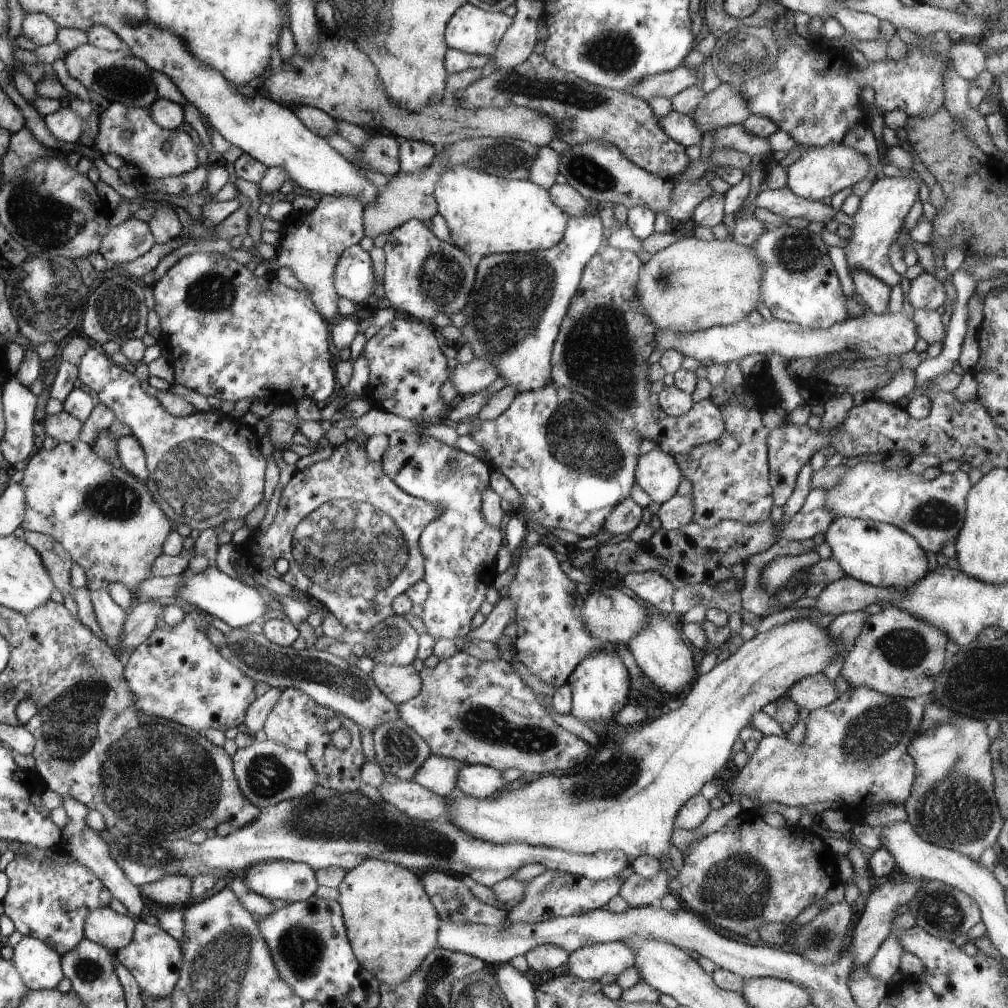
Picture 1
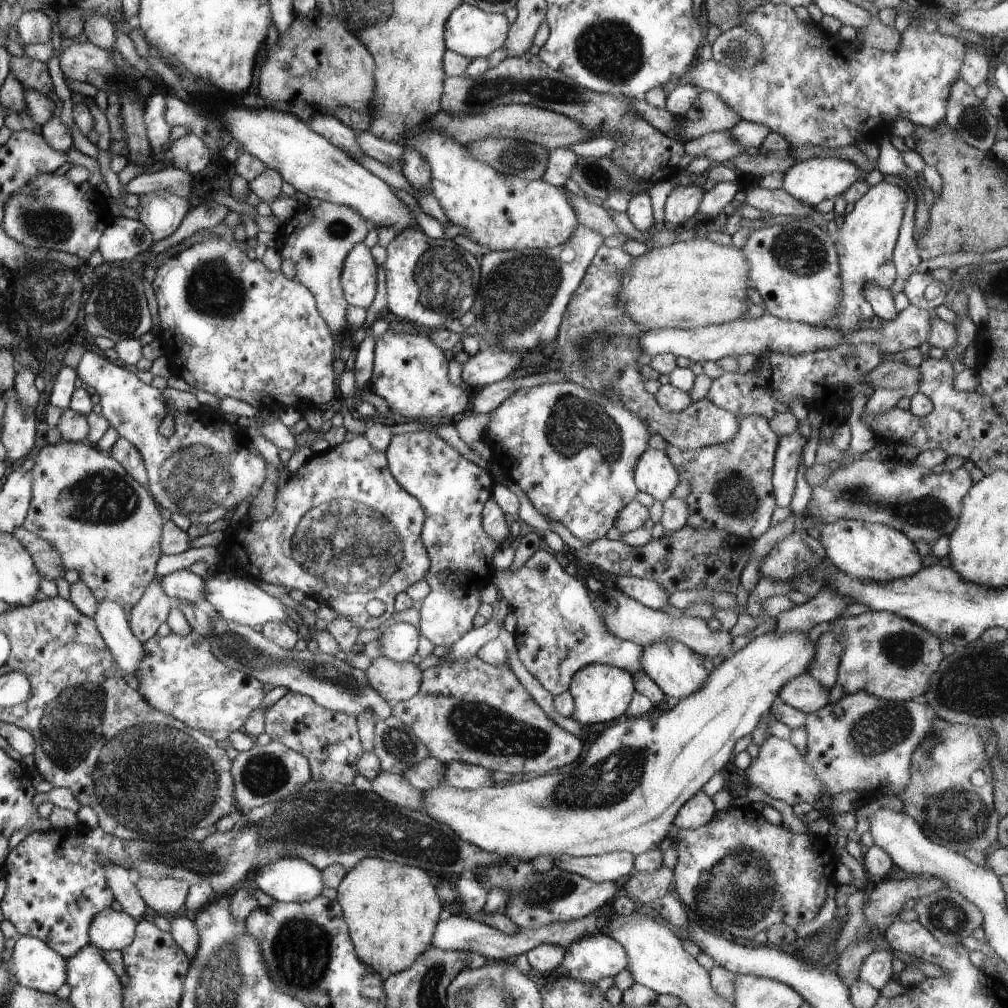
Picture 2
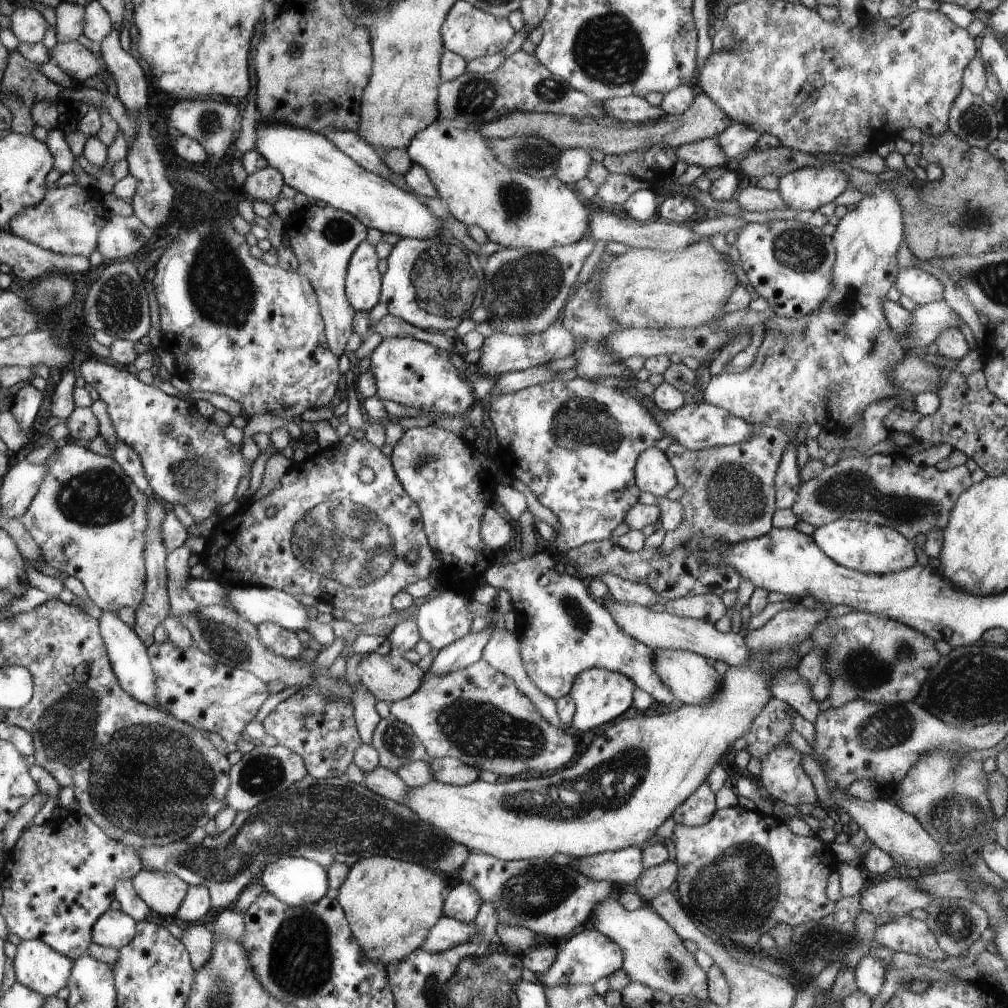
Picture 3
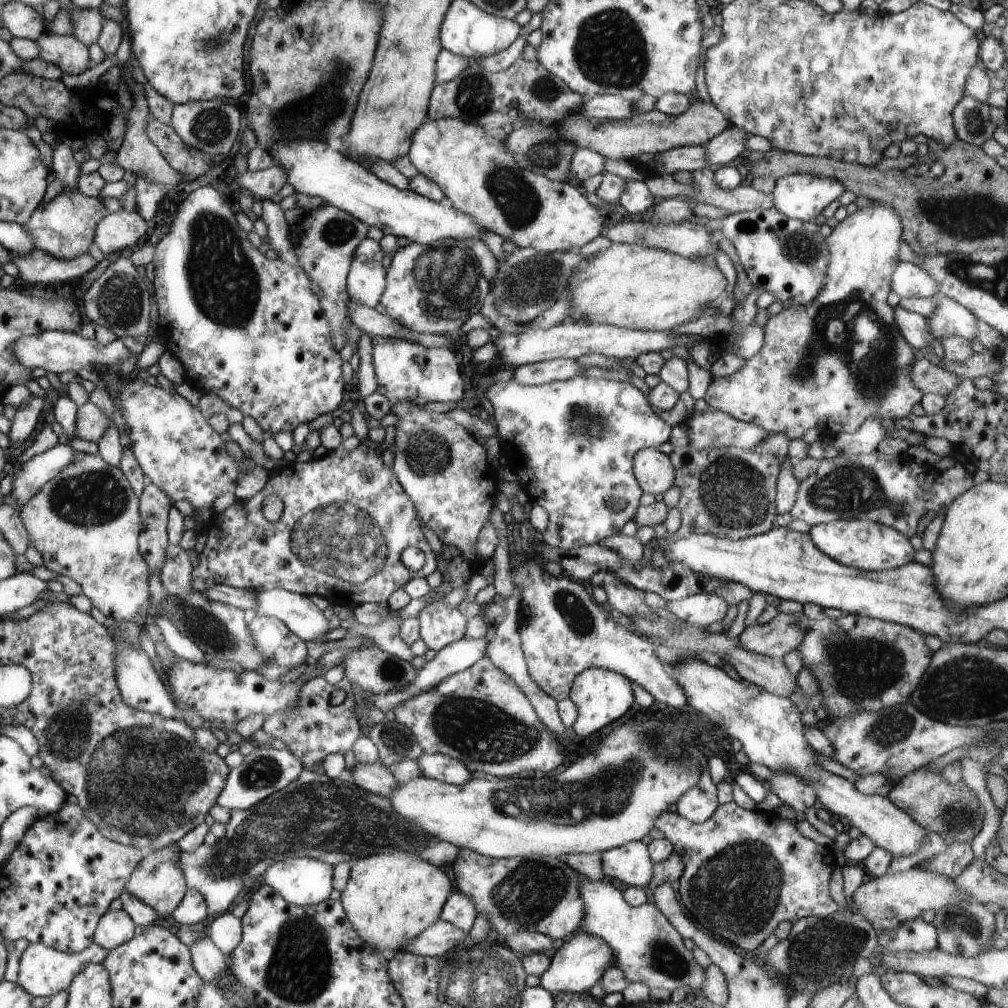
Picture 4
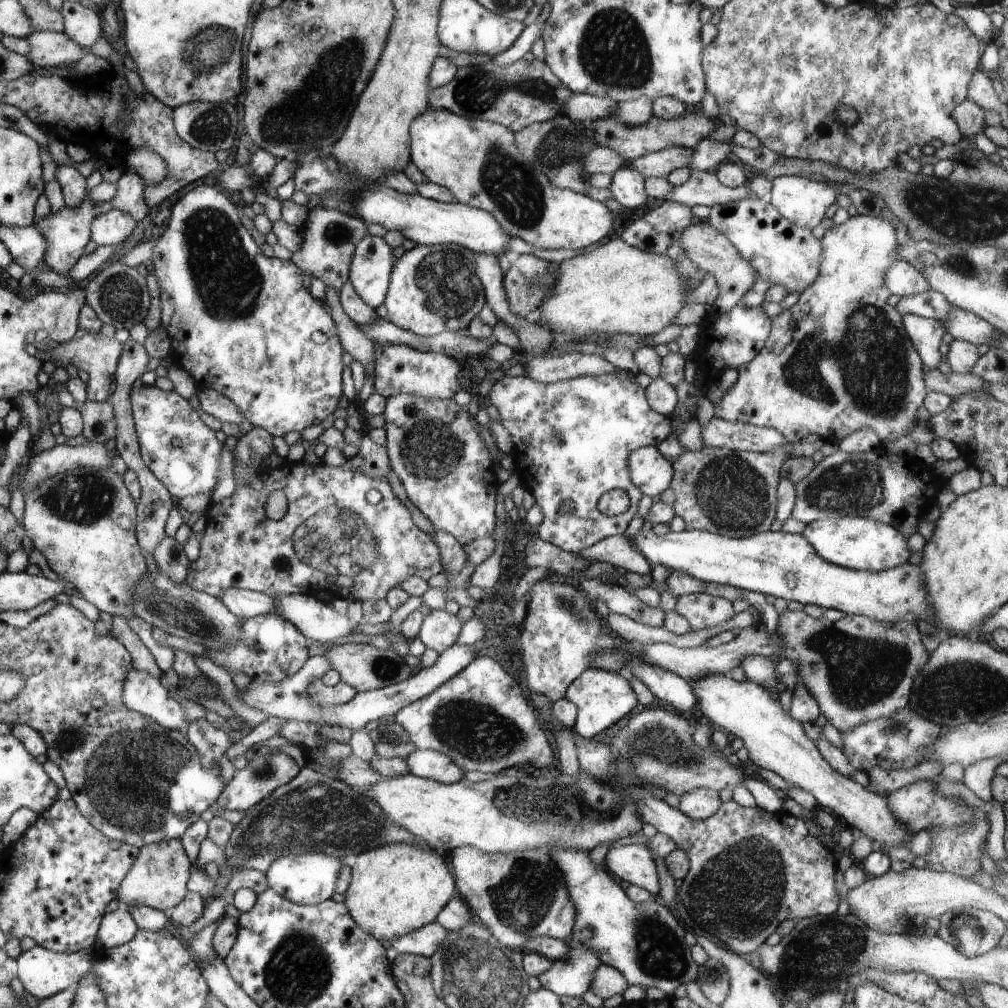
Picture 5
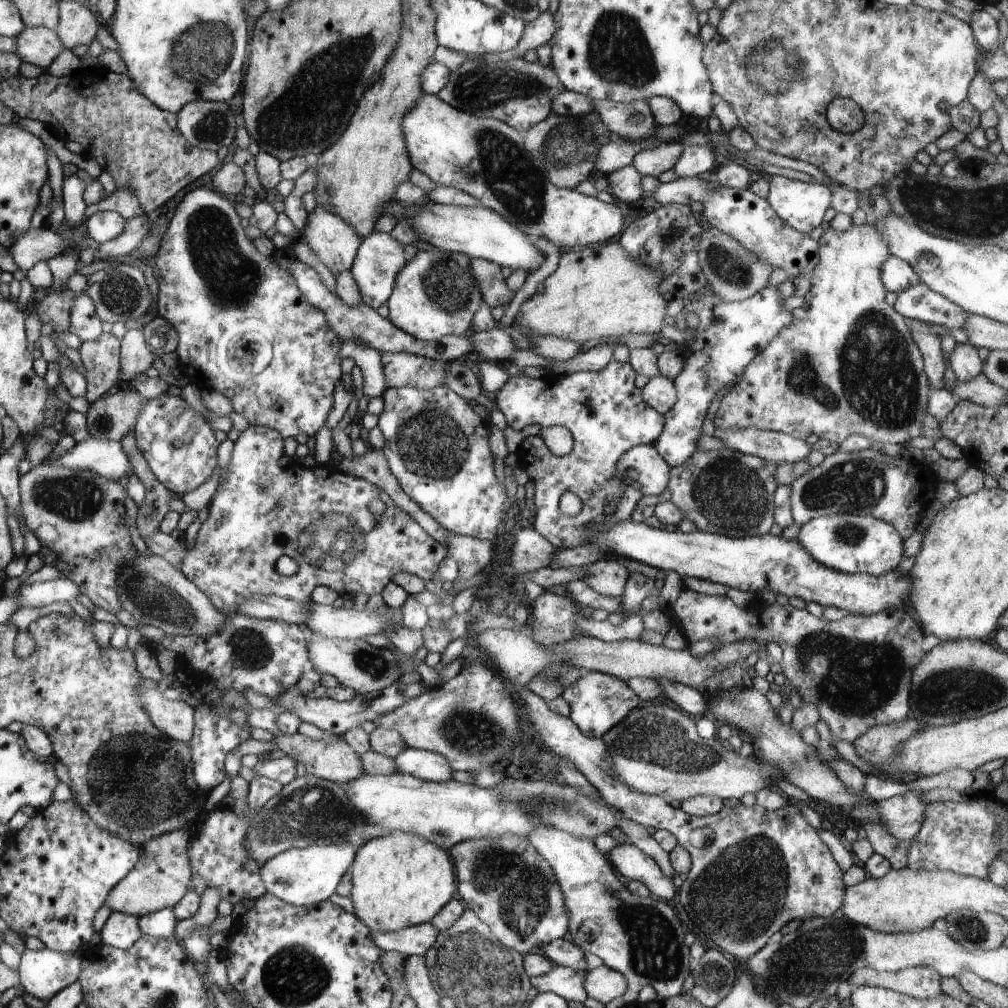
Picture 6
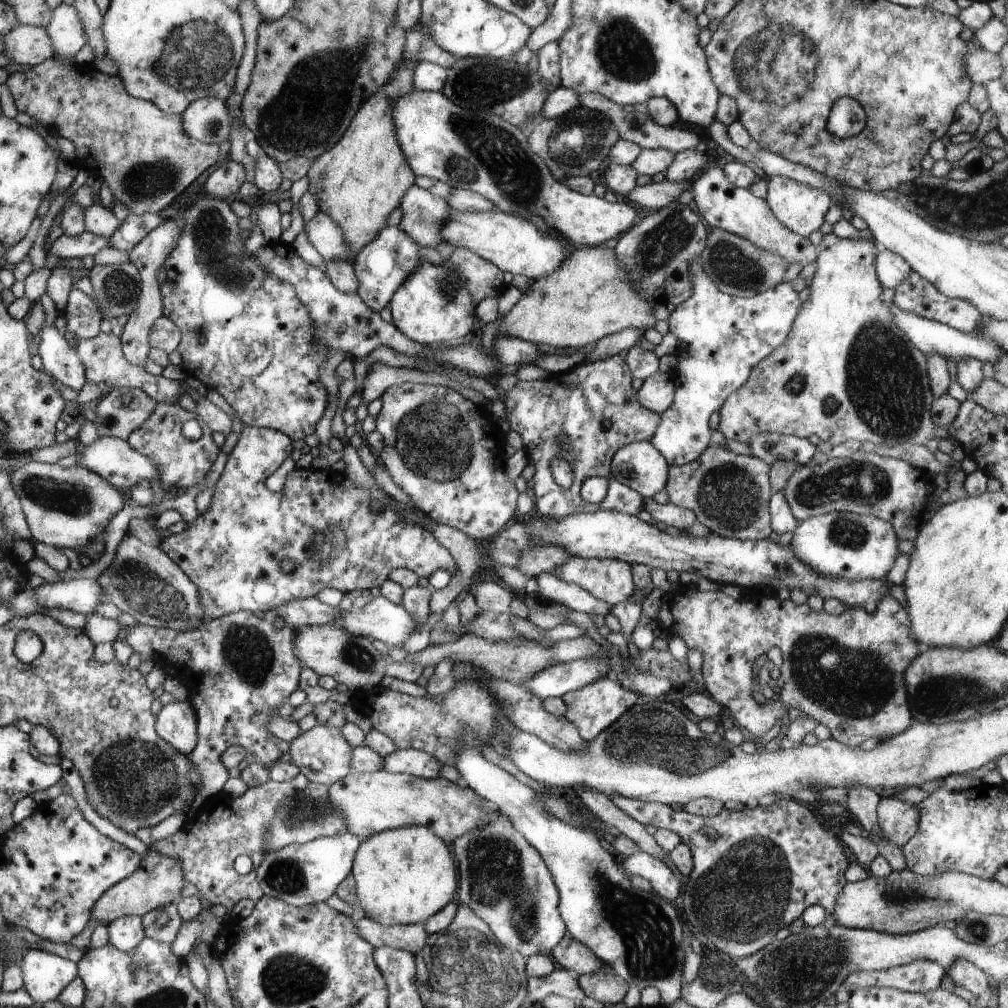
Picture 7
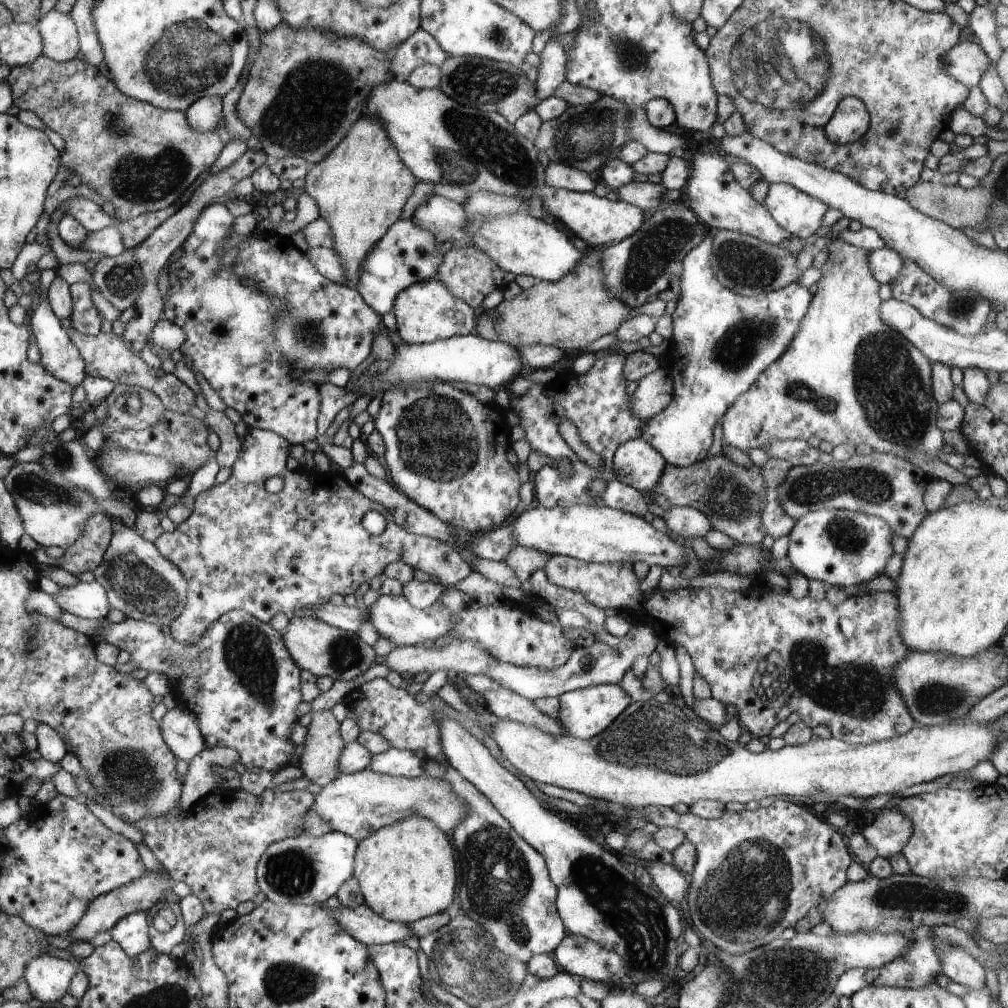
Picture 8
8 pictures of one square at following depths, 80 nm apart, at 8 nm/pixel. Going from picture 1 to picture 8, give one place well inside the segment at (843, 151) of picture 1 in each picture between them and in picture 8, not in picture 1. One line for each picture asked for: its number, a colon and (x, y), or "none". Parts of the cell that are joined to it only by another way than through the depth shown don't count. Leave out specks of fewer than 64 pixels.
2: (815, 179)
3: (808, 188)
4: (799, 196)
5: (803, 201)
6: (802, 205)
7: (801, 209)
8: (799, 214)

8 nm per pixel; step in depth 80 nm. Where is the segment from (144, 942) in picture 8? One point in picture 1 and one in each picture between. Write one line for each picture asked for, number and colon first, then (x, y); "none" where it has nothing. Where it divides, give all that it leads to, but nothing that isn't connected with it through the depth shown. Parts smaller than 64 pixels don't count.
1: (104, 926)
2: (111, 930)
3: (115, 929)
4: (117, 927)
5: (118, 927)
6: (121, 930)
7: (126, 933)

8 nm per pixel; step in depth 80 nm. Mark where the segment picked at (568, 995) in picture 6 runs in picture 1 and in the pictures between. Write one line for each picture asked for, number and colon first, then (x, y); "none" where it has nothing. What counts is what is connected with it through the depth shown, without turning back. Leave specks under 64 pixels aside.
1: (591, 962)
2: (588, 959)
3: (585, 957)
4: (578, 963)
5: (572, 977)

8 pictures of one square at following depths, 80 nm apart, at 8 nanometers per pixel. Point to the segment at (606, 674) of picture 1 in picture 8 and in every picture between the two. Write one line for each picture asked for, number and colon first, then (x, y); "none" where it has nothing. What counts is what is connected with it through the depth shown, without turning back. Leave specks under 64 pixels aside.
2: (602, 692)
3: (599, 695)
4: (601, 696)
5: (602, 697)
6: (598, 701)
7: (592, 709)
8: (584, 713)

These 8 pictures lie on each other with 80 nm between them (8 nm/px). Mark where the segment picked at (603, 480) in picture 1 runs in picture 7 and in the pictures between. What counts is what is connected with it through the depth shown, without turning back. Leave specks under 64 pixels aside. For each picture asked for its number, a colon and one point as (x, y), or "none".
2: (573, 453)
3: (575, 443)
4: (574, 440)
5: (571, 440)
6: (605, 412)
7: (594, 404)

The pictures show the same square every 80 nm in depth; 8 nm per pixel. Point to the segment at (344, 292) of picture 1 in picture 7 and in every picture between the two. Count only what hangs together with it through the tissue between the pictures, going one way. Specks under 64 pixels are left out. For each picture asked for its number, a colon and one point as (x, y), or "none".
2: (358, 279)
3: (363, 284)
4: (366, 281)
5: (370, 271)
6: (375, 268)
7: (382, 266)

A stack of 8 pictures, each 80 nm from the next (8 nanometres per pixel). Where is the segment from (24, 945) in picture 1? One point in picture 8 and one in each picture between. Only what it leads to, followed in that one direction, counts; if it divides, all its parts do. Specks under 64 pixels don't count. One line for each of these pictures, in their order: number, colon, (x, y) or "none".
2: (37, 965)
3: (38, 966)
4: (43, 971)
5: (43, 972)
6: (44, 972)
7: (45, 976)
8: (49, 978)

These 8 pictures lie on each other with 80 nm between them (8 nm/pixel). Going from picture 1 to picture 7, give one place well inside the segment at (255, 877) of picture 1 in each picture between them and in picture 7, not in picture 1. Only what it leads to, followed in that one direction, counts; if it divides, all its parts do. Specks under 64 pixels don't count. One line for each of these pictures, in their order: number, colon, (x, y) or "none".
2: (289, 880)
3: (297, 881)
4: (302, 881)
5: (307, 879)
6: (304, 877)
7: (299, 874)

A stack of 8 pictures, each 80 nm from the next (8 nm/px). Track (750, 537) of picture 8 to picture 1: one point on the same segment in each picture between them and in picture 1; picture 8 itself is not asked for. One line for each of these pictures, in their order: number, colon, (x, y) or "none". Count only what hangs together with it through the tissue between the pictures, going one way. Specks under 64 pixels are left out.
1: (730, 476)
2: (731, 484)
3: (729, 495)
4: (730, 493)
5: (731, 493)
6: (725, 492)
7: (730, 493)

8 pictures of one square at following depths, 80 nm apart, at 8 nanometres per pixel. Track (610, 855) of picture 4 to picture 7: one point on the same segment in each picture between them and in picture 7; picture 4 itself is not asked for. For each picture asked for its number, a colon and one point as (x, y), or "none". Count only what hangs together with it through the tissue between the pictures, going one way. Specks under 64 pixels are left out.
5: (633, 863)
6: (630, 861)
7: (664, 882)

